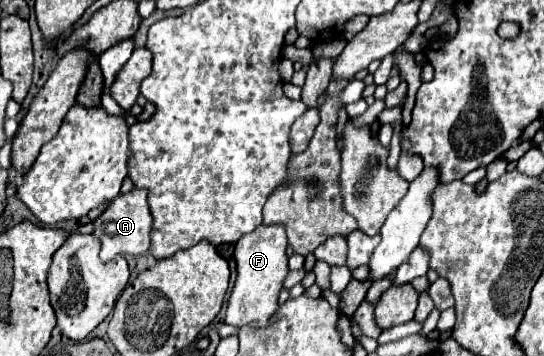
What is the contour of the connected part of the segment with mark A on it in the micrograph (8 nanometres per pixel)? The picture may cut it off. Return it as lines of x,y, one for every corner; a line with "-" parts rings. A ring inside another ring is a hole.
133,188
127,194
121,194
117,198
111,200
109,208
93,222
95,224
95,236
101,240
101,260
107,262
113,256
121,254
121,256
143,256
149,252
151,246
151,226
153,226
153,216
147,204
147,190
139,190

